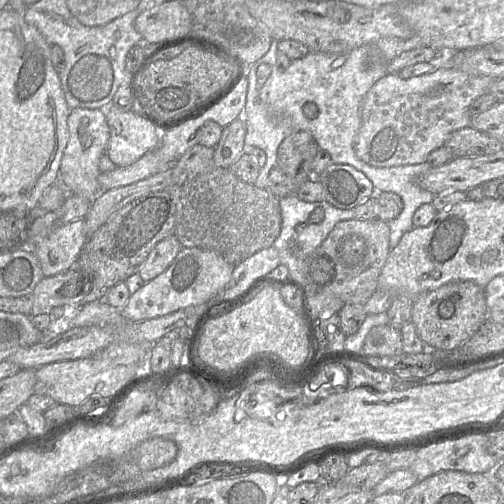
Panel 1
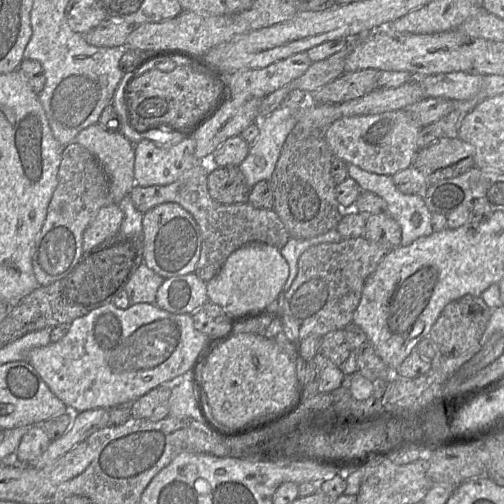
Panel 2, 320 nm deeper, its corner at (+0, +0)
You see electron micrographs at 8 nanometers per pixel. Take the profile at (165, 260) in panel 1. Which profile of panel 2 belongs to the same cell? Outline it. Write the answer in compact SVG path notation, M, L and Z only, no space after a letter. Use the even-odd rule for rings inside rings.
M163 203L143 214L144 263L167 279L195 271L201 251L201 233L192 215L176 203Z

